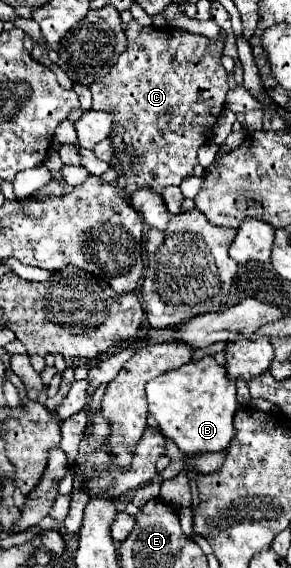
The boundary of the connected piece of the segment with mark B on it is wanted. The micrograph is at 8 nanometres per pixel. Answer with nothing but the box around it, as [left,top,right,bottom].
[147,356,239,454]

